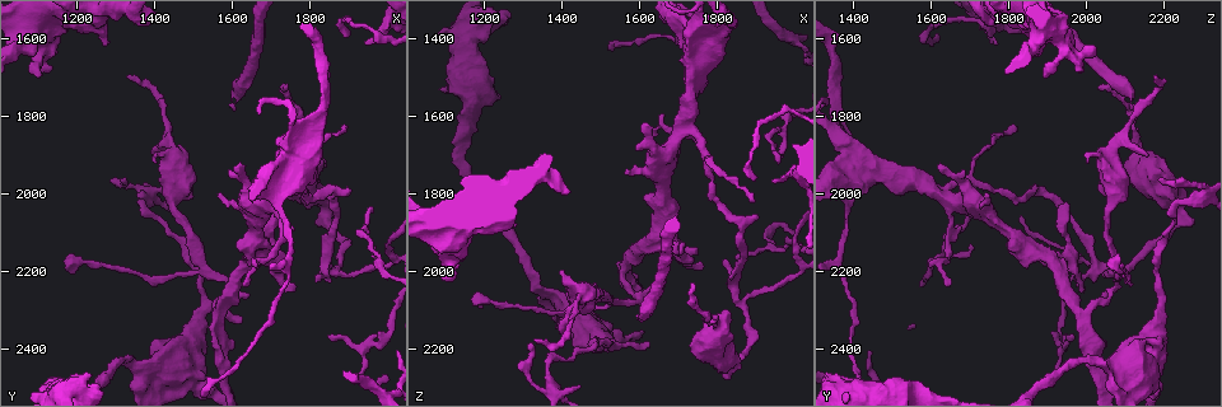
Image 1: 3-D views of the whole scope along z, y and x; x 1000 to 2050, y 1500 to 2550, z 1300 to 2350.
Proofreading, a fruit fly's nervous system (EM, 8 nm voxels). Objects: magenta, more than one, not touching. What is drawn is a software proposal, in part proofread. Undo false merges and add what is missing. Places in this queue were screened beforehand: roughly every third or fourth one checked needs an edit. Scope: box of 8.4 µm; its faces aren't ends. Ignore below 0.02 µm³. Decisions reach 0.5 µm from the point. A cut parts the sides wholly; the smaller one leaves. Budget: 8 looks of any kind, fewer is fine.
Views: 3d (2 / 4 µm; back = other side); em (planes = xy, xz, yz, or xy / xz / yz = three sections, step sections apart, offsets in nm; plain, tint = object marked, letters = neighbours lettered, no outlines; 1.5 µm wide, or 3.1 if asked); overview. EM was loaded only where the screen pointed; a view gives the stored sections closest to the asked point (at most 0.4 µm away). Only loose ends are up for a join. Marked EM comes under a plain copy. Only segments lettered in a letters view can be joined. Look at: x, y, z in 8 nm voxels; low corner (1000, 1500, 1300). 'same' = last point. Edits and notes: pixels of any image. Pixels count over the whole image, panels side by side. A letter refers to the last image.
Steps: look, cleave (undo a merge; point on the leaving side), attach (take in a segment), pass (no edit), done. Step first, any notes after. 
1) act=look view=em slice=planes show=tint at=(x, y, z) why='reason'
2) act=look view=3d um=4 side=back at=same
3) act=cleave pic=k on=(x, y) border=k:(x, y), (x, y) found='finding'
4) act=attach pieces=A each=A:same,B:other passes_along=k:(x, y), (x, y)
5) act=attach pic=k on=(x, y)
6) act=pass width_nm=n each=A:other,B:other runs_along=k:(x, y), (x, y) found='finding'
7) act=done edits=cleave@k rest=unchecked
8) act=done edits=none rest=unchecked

act=look view=3d um=2 at=(1765, 2245, 1990) why='tapers out'

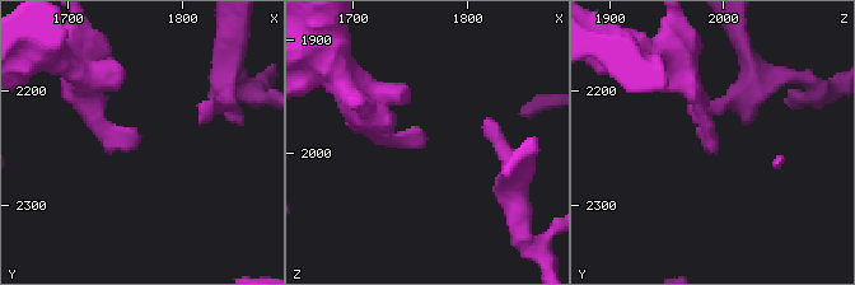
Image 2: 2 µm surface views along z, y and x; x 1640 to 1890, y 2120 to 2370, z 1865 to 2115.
act=look view=em slice=xz step=8 show=letters at=(1766, 2242, 1986) why='now the EM'

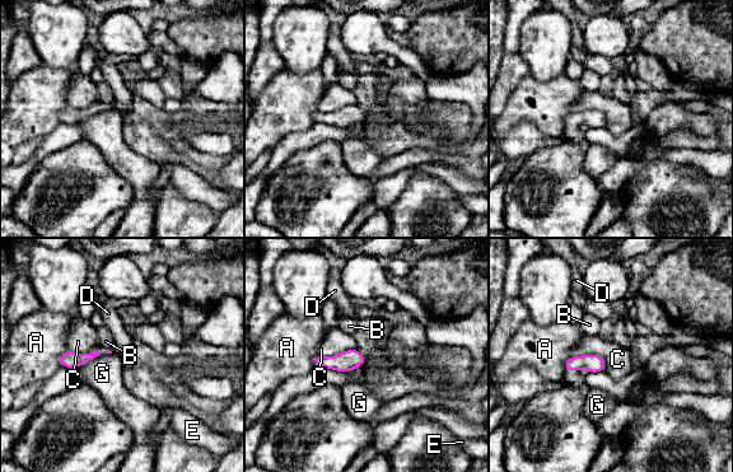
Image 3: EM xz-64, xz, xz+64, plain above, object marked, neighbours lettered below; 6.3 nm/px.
act=look view=em slice=planes show=letters at=same

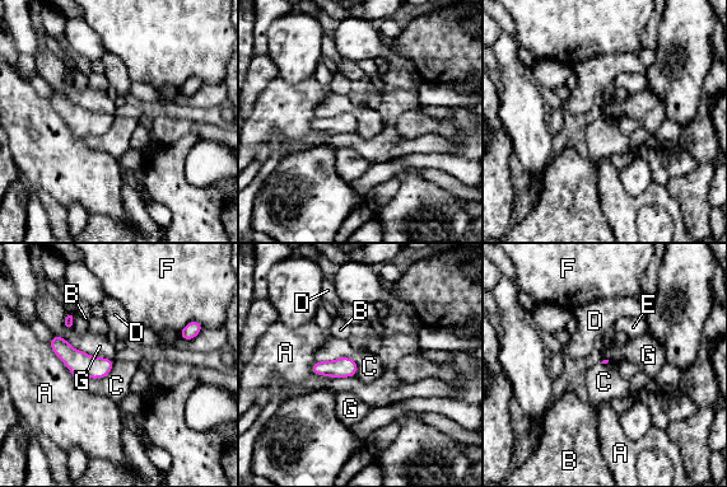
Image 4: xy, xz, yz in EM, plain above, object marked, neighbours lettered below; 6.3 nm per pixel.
act=pass each=A:other,B:other,C:other,D:other,E:other,F:other,G:other found='no lettered segment goes on from it'

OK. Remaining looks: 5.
act=look view=3d um=4 at=(1600, 1785, 2125) why='tapers out'

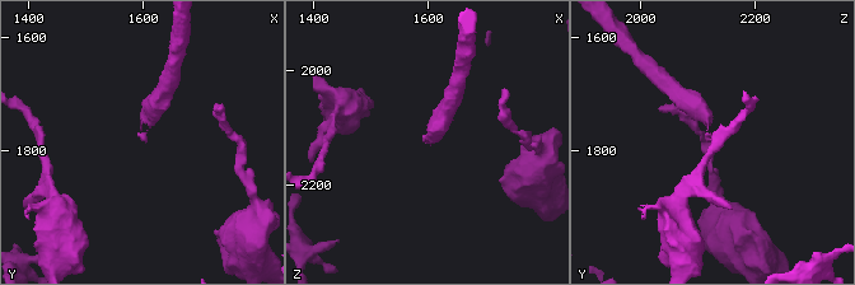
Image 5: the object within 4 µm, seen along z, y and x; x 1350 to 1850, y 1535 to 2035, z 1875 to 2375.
act=look view=em slice=planes show=letters at=(1605, 1785, 2120) why='need the tissue'

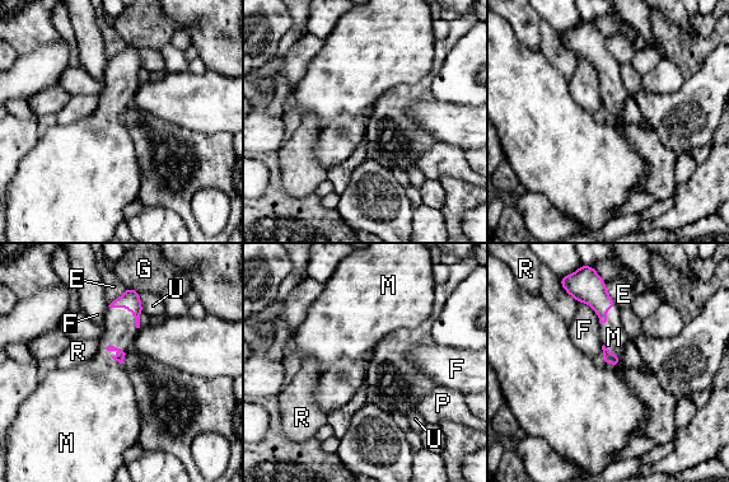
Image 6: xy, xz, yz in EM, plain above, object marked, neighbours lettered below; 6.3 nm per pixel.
act=attach pieces=M each=E:other,F:other,G:other,M:same,P:other,R:other,U:other found='the cell continues'

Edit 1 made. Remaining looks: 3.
act=look view=3d um=2 at=(1275, 1620, 1880)

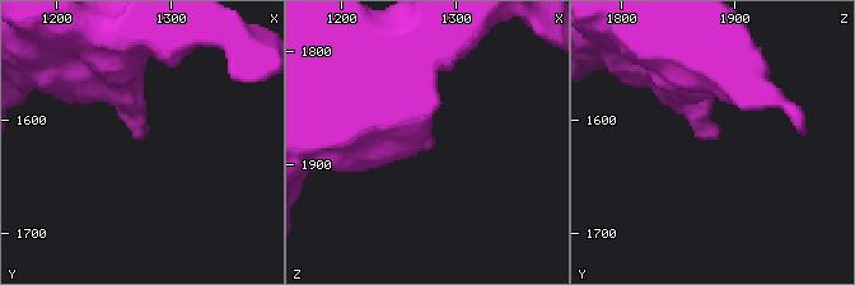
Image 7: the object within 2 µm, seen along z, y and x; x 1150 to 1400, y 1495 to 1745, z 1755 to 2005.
act=look view=em slice=planes show=letters at=(1272, 1618, 1886)

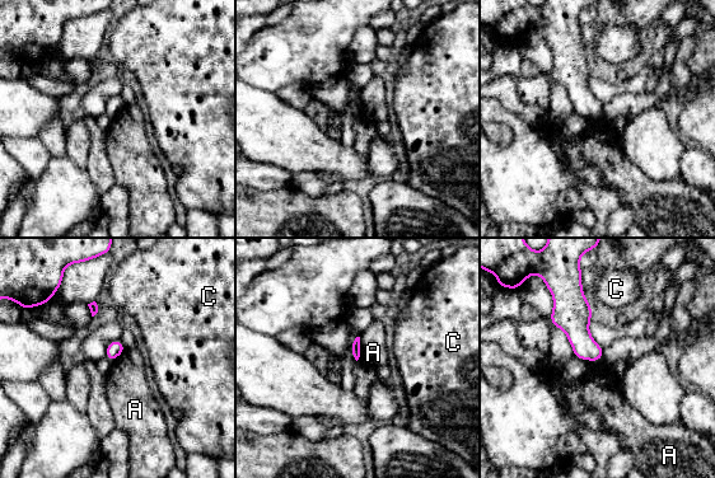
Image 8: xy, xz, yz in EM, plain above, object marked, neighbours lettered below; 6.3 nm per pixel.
act=pass each=A:other,C:other border=8:(359, 336), (358, 359) found='none of them fits'

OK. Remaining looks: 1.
act=done edits=attach@6 rest=unchecked

